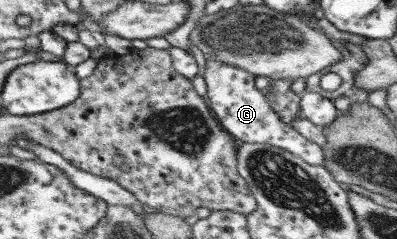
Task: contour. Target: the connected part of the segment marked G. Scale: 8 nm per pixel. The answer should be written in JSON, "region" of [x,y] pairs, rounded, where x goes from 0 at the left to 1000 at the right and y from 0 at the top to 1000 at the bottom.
{"region":[[[519,251],[519,285],[509,318],[521,351],[519,410],[529,423],[529,444],[537,444],[539,469],[569,544],[577,544],[579,561],[599,586],[615,598],[670,598],[728,628],[791,695],[821,686],[816,623],[705,494],[705,477],[685,452],[673,397],[645,368],[642,318],[635,301],[610,293],[599,276],[564,268],[564,259]]]}

